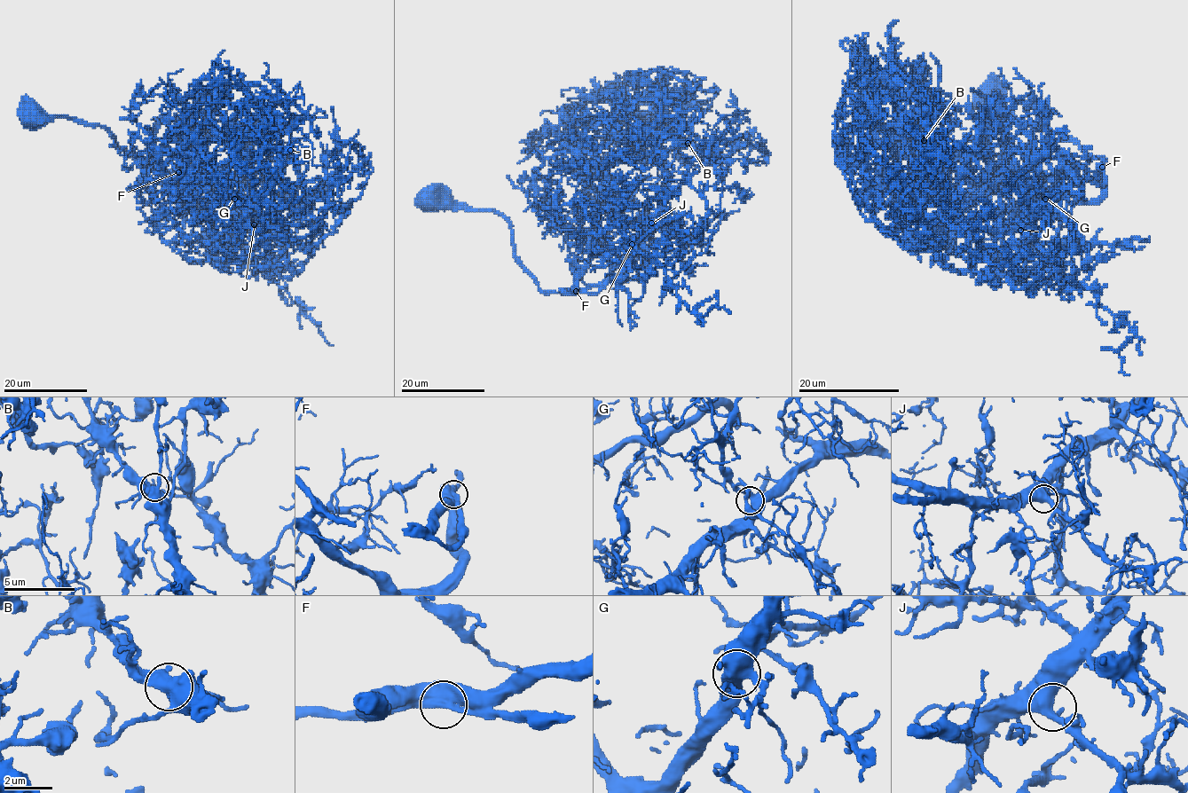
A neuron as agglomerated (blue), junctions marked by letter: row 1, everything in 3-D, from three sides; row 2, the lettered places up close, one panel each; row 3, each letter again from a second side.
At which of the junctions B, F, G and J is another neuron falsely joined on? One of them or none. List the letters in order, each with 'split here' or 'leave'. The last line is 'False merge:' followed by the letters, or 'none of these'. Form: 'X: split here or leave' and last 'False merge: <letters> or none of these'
B: leave
F: leave
G: leave
J: leave
False merge: none of these

